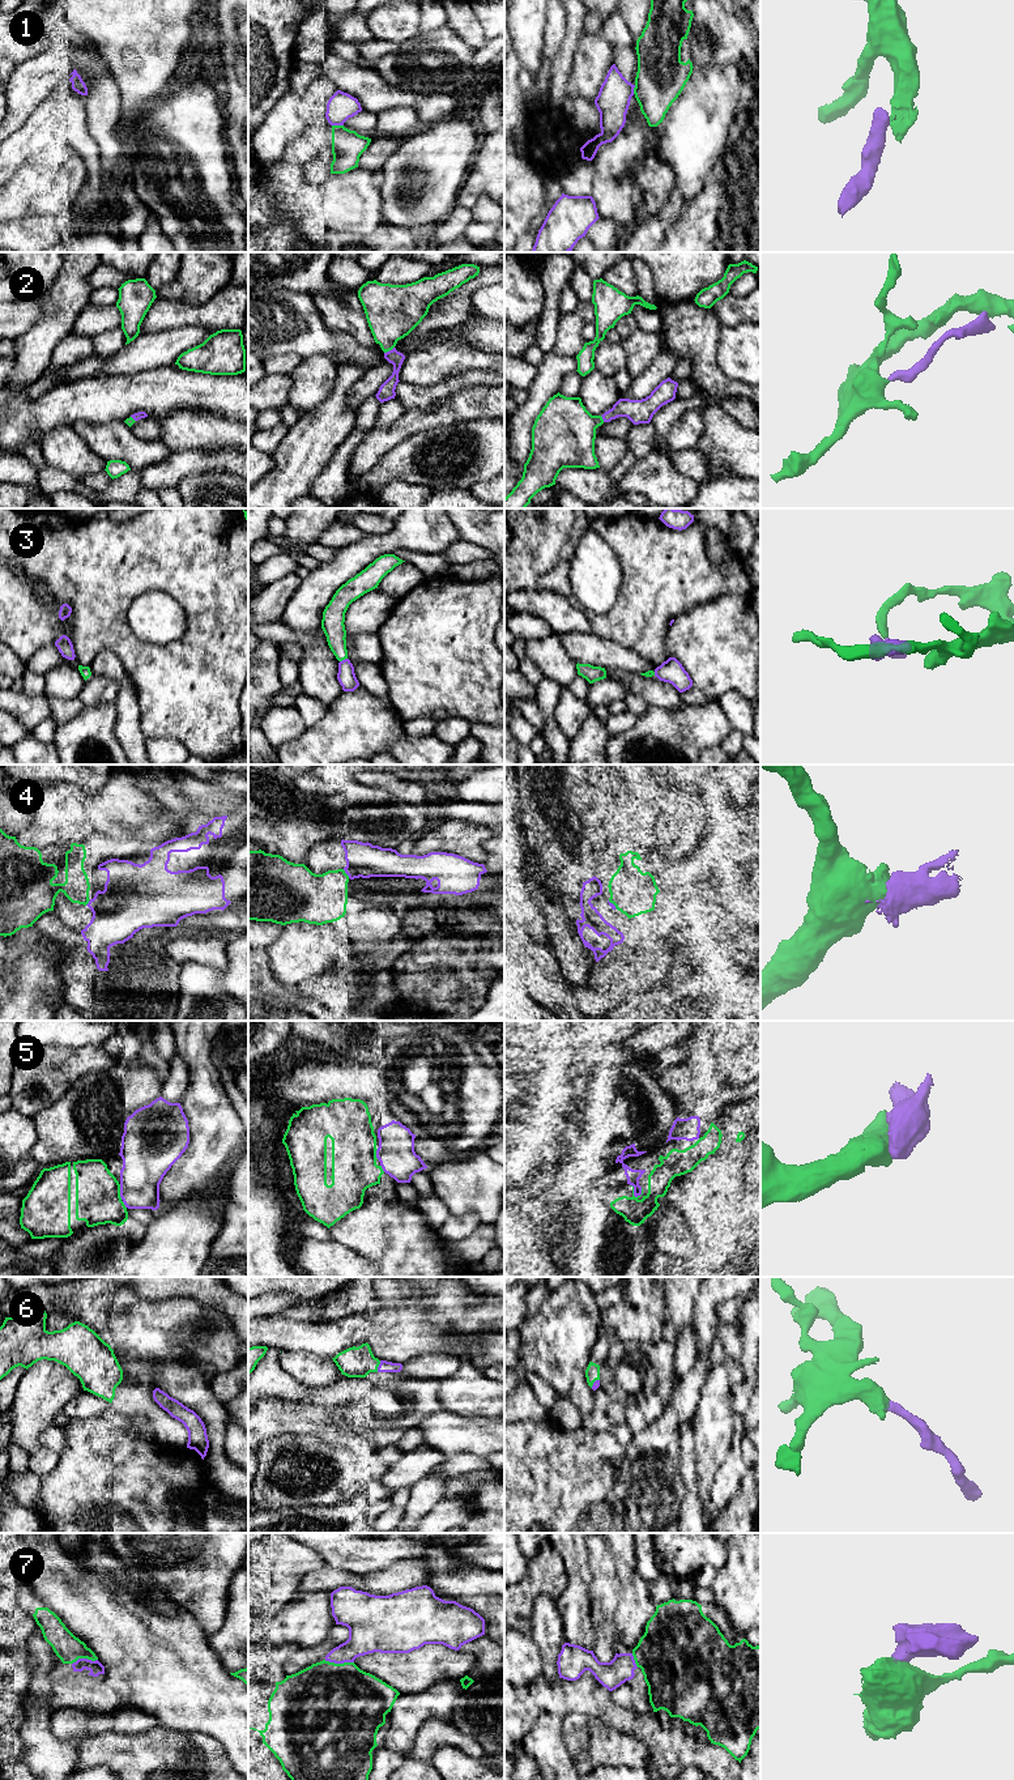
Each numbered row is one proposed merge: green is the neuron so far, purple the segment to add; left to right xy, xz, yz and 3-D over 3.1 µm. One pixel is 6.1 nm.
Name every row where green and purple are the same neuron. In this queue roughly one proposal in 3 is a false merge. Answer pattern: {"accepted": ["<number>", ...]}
{"accepted": ["2", "3", "4", "5", "6", "7"]}

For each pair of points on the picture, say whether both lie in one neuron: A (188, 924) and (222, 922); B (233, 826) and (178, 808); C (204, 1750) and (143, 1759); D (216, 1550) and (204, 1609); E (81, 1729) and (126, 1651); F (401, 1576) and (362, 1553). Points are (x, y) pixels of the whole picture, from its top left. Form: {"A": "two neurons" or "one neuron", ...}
{"A": "one neuron", "B": "two neurons", "C": "one neuron", "D": "one neuron", "E": "two neurons", "F": "two neurons"}

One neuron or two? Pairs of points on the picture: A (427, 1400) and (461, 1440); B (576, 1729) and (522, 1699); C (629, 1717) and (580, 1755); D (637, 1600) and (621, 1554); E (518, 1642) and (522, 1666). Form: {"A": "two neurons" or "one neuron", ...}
{"A": "two neurons", "B": "two neurons", "C": "two neurons", "D": "one neuron", "E": "one neuron"}

